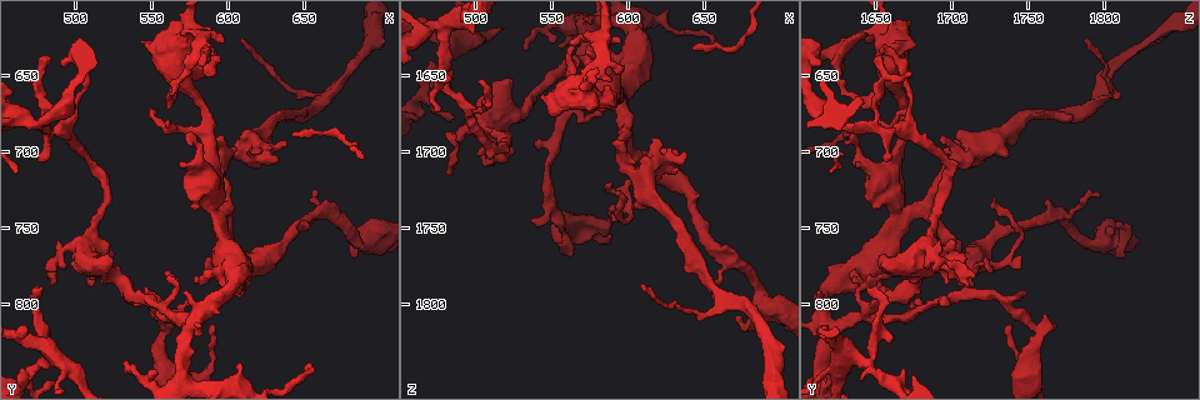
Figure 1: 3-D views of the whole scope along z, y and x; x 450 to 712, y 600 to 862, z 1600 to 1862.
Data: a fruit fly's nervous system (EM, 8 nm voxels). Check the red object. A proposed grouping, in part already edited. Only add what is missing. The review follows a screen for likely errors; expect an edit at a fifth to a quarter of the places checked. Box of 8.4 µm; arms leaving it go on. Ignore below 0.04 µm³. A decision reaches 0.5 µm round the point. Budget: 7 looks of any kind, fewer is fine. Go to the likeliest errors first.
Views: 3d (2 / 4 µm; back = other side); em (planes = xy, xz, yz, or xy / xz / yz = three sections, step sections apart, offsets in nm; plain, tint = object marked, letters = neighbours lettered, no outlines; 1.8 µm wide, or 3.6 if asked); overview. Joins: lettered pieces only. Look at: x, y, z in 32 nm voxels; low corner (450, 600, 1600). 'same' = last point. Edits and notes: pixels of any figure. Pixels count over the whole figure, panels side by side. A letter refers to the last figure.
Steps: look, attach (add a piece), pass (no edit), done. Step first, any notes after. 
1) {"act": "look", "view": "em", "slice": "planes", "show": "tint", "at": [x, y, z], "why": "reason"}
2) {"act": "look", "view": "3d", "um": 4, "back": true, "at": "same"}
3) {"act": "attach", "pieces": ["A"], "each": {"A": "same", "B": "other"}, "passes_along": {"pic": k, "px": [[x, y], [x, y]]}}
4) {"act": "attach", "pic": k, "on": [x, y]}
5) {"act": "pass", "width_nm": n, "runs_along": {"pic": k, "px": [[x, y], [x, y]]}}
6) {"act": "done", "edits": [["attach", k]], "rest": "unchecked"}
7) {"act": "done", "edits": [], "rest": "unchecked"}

{"act": "look", "view": "em", "slice": "xy", "step": 4, "show": "tint", "at": [596, 744, 1668], "why": "branch point"}

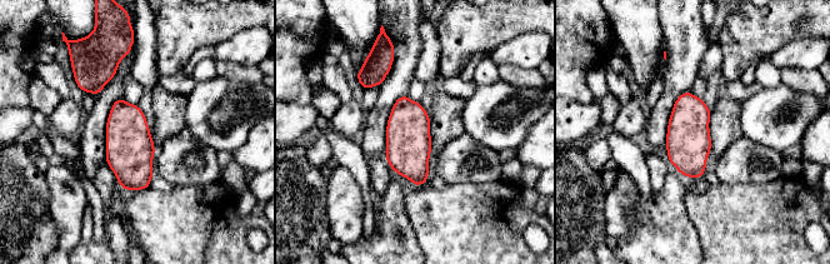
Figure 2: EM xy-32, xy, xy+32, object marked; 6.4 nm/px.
{"act": "look", "view": "em", "slice": "yz", "step": 8, "show": "tint", "at": "same", "why": "another direction"}

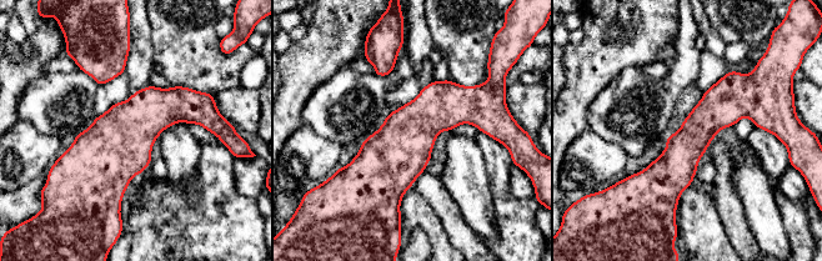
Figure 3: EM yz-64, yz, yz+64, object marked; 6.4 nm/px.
{"act": "look", "view": "em", "slice": "yz", "step": 8, "show": "letters", "at": "same"}

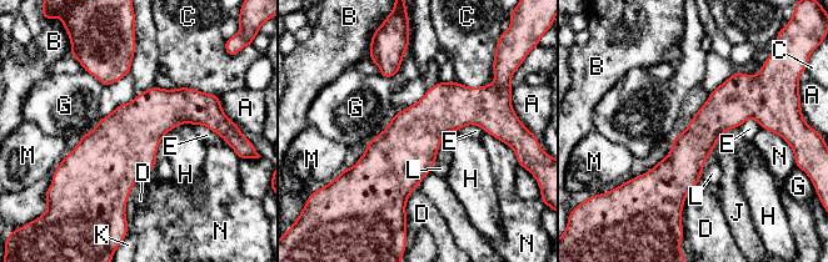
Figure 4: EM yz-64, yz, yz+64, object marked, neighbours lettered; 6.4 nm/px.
{"act": "pass", "longest_contact_nm": ["G", 280], "each": {"A": "other", "B": "other", "C": "other", "D": "other", "E": "other", "G": "other", "H": "other", "J": "other", "K": "other", "L": "other", "M": "other", "N": "other"}, "runs_along": {"pic": 4, "px": [[772, 121], [727, 112], [642, 179]]}, "found": "none of them fits"}

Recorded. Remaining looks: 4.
{"act": "look", "view": "em", "slice": "yz", "step": 4, "show": "tint", "at": [500, 762, 1702], "why": "stops while still wide"}

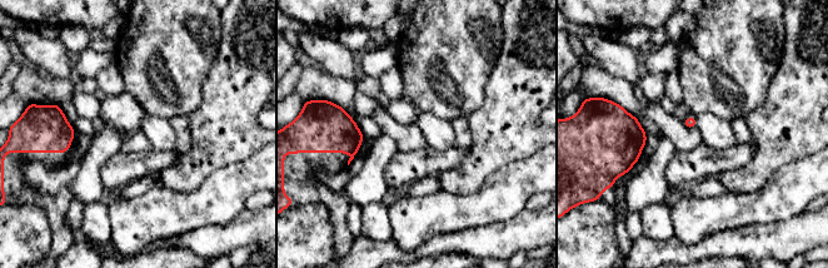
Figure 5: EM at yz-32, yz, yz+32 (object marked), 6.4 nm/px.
{"act": "look", "view": "em", "slice": "planes", "show": "letters", "at": "same", "why": "another direction"}

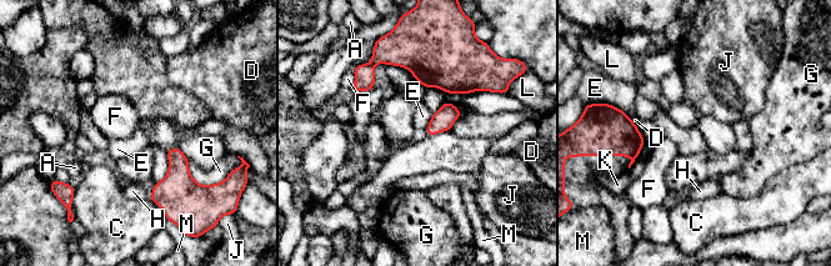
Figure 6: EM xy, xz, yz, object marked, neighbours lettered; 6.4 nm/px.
{"act": "pass", "longest_contact_nm": ["G", 220], "each": {"A": "other", "C": "other", "D": "other", "E": "other", "F": "other", "G": "other", "H": "other", "J": "other", "K": "other", "L": "other", "M": "other"}, "found": "no lettered piece goes on from it"}

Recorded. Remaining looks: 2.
{"act": "look", "view": "em", "slice": "xy", "step": 4, "show": "tint", "at": [572, 622, 1654]}

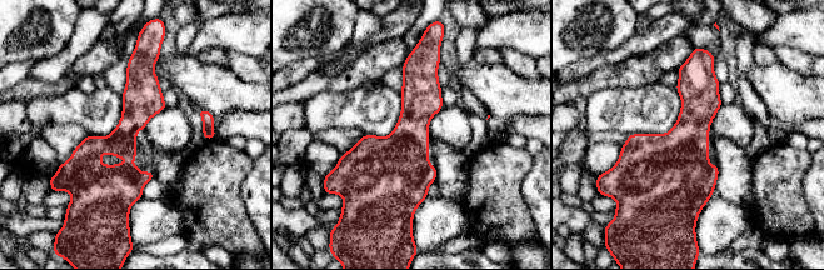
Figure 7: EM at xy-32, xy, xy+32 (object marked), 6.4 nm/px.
{"act": "look", "view": "em", "slice": "xy", "step": 4, "show": "letters", "at": "same", "why": "what lies round it"}

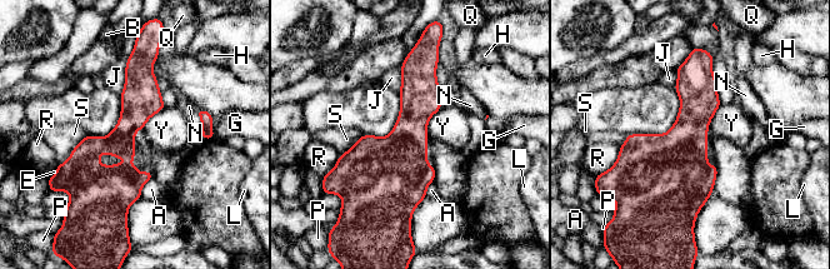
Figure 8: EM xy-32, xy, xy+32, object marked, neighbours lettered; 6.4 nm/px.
{"act": "pass", "each": {"A": "other", "B": "other", "E": "other", "G": "other", "H": "other", "J": "other", "L": "other", "N": "other", "P": "other", "Q": "other", "R": "other", "S": "other", "Y": "other"}, "runs_along": {"pic": 8, "px": [[136, 55], [124, 205]]}, "found": "no lettered piece goes on from it"}

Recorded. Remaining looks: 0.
{"act": "done", "edits": [], "rest": "unchecked"}

